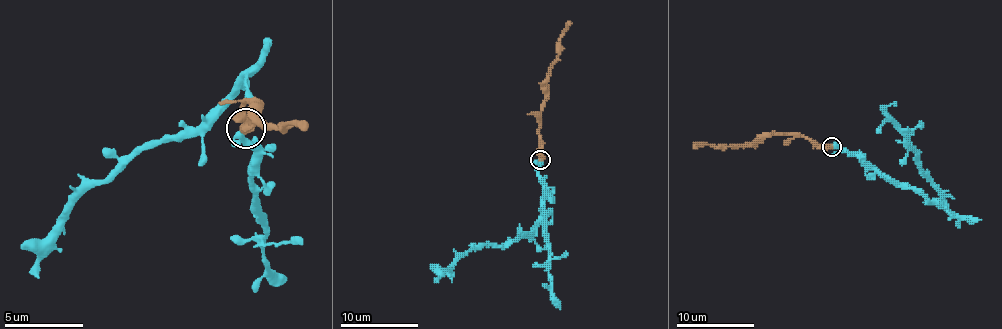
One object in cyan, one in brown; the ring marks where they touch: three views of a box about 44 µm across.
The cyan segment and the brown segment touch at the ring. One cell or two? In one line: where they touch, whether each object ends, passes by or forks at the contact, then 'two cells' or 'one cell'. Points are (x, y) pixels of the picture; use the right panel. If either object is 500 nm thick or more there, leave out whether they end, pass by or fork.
place (832, 147); one cell

